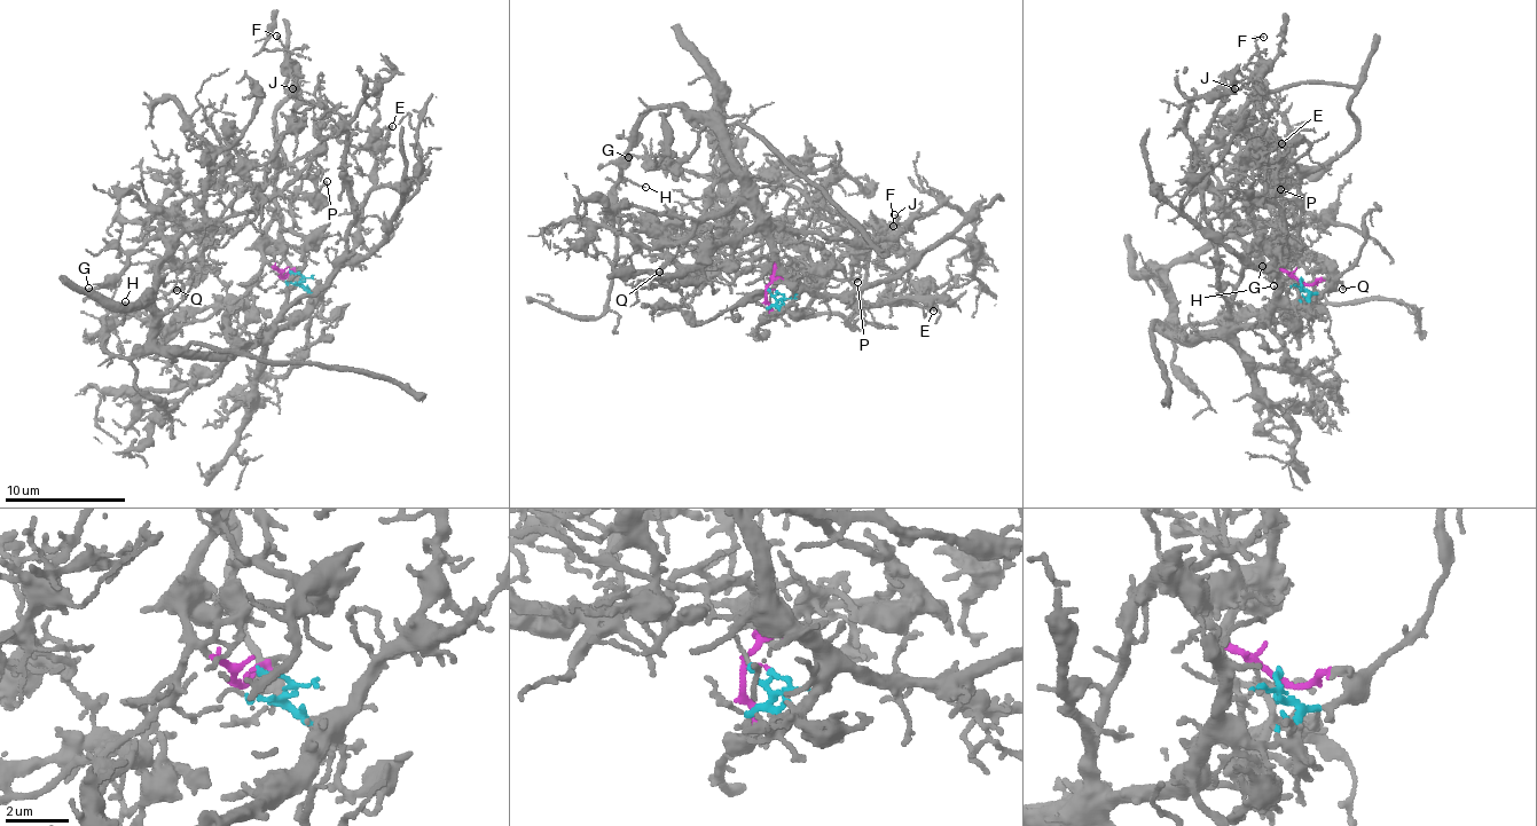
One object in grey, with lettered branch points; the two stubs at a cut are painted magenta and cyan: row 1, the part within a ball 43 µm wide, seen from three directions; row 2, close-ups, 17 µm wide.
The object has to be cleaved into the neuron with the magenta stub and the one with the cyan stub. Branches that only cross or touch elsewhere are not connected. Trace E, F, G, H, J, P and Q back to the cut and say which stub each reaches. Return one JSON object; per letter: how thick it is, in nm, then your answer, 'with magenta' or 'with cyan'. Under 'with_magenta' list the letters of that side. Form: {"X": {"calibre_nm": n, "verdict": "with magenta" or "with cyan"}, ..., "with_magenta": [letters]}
{"E": {"calibre_nm": 120, "verdict": "with magenta"}, "F": {"calibre_nm": 120, "verdict": "with magenta"}, "G": {"calibre_nm": 160, "verdict": "with cyan"}, "H": {"calibre_nm": 120, "verdict": "with cyan"}, "J": {"calibre_nm": 140, "verdict": "with magenta"}, "P": {"calibre_nm": 200, "verdict": "with magenta"}, "Q": {"calibre_nm": 140, "verdict": "with magenta"}, "with_magenta": ["E", "F", "J", "P", "Q"]}

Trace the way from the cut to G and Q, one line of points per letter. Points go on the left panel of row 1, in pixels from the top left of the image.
G: (290, 270), (319, 296), (291, 321), (230, 351), (181, 355), (153, 337), (161, 238), (89, 288)
Q: (288, 270), (269, 264), (263, 242), (276, 205), (269, 179), (225, 210), (203, 254), (216, 267), (175, 290)

